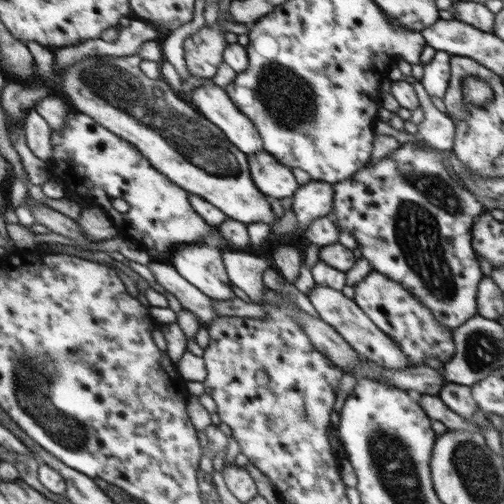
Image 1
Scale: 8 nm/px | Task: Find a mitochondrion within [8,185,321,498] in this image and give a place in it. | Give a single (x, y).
(67, 432)

